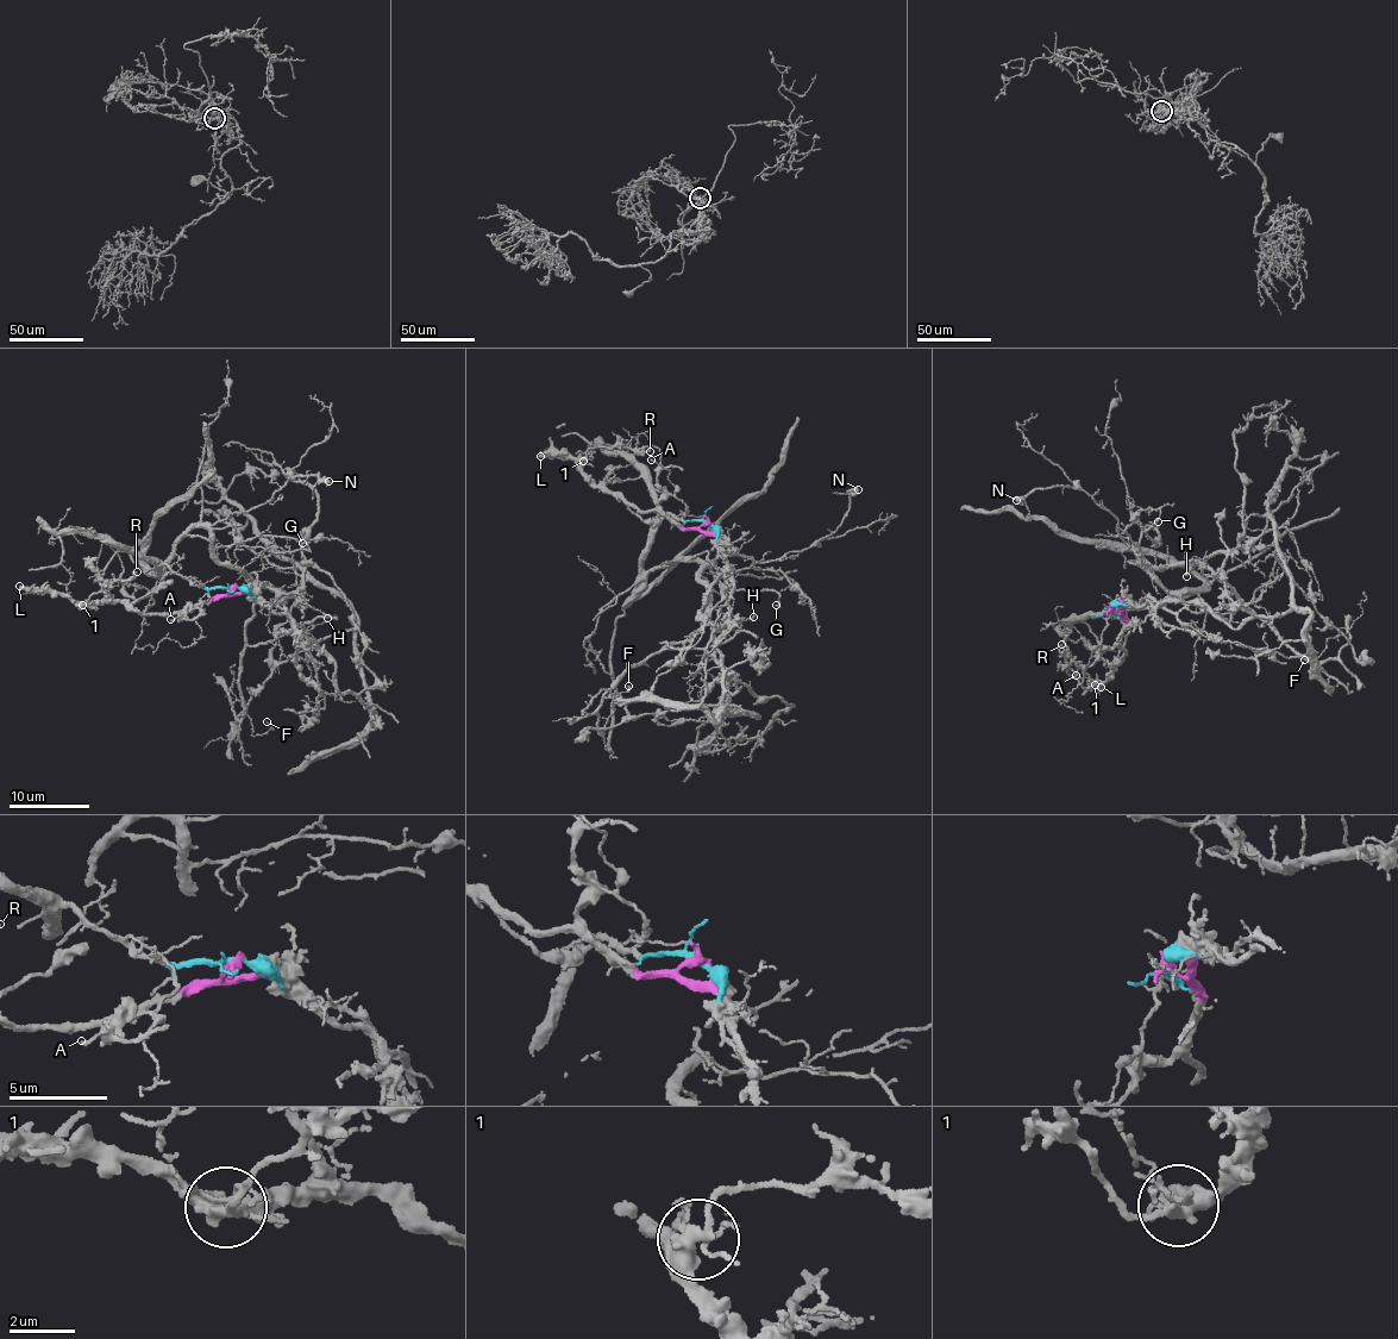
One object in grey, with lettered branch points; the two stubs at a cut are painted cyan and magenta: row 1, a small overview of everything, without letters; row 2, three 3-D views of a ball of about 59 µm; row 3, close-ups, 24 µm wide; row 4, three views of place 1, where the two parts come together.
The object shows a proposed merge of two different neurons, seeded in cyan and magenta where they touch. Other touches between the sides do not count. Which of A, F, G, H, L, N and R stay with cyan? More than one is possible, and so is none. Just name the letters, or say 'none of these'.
F, G, H, N

